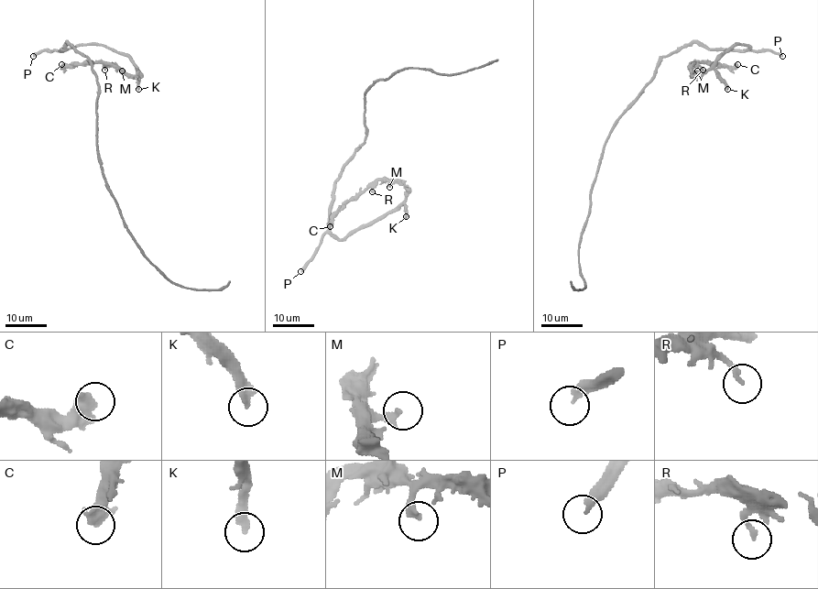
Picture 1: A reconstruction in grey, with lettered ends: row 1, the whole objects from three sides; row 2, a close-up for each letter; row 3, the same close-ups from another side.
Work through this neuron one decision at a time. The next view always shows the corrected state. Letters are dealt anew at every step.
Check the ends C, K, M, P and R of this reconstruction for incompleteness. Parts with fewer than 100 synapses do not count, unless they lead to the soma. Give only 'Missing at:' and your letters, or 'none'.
Missing at: K, P

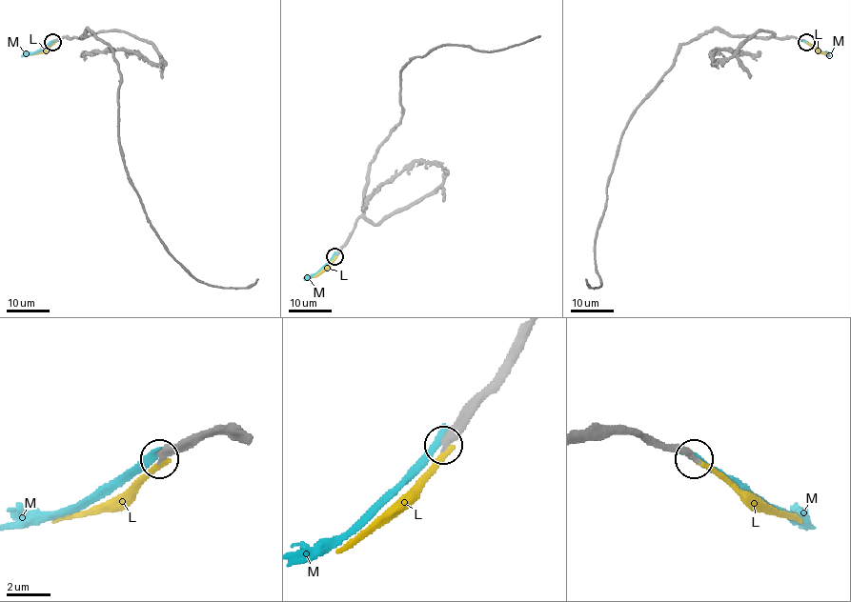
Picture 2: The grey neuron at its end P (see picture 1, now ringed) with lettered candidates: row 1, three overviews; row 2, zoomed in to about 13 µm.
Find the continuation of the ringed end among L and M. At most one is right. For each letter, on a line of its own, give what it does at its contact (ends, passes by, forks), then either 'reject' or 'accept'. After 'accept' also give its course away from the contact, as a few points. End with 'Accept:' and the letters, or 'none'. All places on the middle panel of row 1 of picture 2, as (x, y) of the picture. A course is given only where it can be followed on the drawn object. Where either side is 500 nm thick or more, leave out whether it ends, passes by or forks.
L: it ends | reject
M: it ends | reject
Accept: none

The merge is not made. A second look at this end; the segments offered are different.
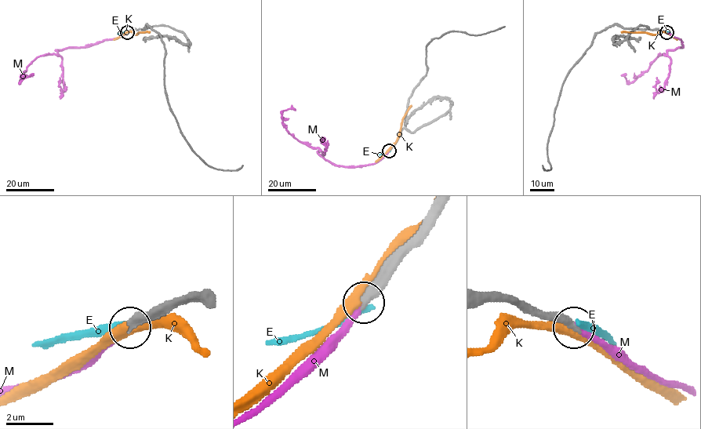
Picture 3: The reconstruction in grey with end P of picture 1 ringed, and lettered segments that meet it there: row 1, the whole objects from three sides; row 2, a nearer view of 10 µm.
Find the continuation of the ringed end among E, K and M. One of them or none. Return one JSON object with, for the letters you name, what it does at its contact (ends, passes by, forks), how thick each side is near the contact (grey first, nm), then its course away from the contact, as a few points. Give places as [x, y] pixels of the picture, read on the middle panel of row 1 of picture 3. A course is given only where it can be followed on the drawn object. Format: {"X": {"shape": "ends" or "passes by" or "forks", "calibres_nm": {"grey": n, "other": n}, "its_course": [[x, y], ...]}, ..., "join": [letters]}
{"M": {"shape": "ends", "calibres_nm": {"grey": 400, "other": 240}, "its_course": [[389, 150], [374, 163], [334, 165], [319, 149], [297, 140], [287, 131], [281, 113], [296, 110]]}, "join": ["M"]}

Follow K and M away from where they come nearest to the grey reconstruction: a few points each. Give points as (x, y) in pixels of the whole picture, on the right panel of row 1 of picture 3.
K: (665, 31), (656, 34), (621, 31)
M: (666, 31), (681, 39), (682, 46), (660, 55), (647, 70), (631, 82), (624, 77), (626, 74)

